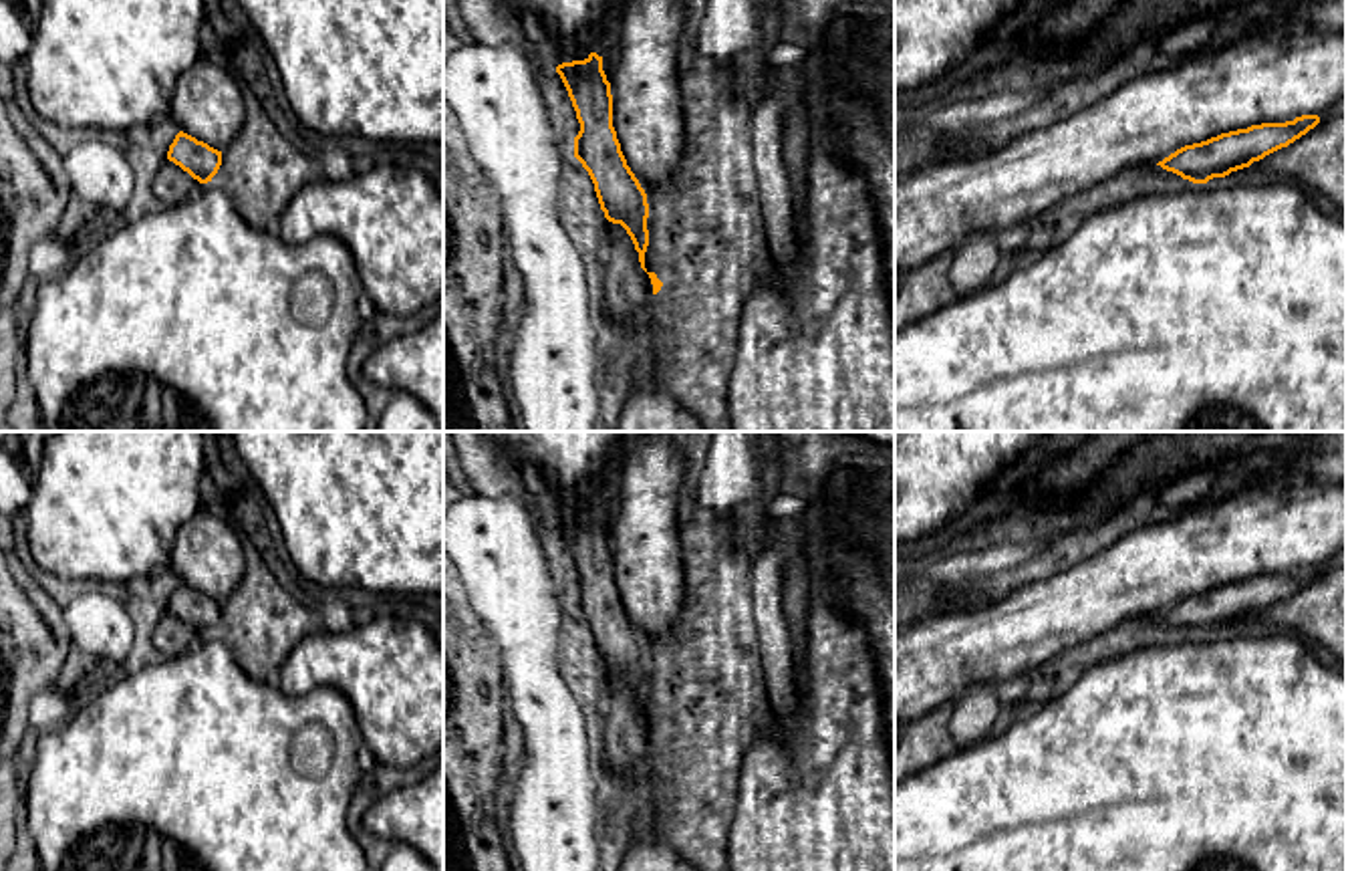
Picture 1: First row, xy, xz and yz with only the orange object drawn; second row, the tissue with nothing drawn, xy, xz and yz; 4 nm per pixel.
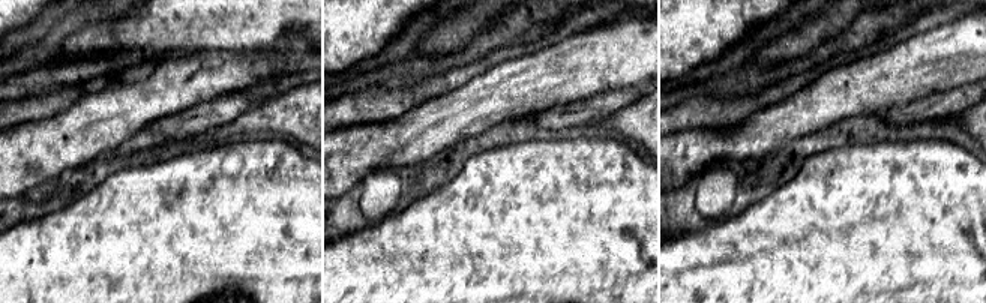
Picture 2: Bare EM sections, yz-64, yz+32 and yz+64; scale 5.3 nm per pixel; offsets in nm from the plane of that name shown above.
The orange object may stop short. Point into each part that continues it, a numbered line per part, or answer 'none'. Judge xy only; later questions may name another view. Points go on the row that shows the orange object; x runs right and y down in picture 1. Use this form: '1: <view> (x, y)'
none

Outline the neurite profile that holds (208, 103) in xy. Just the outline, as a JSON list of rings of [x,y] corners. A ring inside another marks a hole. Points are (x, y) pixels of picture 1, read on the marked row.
[[[197,58],[173,89],[169,117],[179,131],[224,151],[246,121],[242,73]]]

